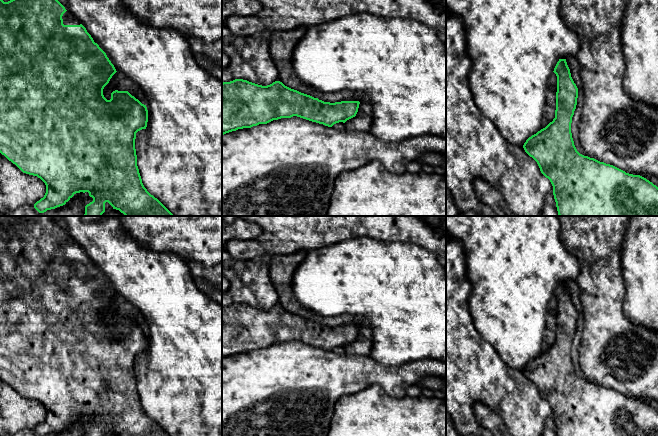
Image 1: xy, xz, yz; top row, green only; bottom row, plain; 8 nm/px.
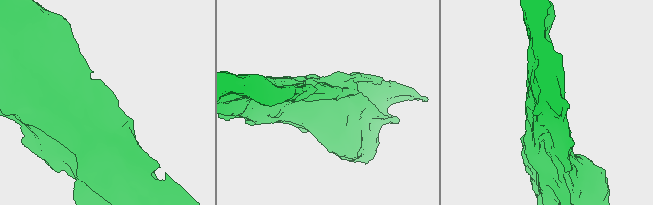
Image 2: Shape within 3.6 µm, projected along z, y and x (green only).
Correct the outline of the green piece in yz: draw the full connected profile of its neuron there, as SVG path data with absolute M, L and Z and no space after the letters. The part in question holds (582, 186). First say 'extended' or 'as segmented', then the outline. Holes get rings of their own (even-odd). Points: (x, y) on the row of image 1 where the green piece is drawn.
as segmented; M559 59L553 72L557 76L555 118L545 128L541 129L536 134L529 137L524 143L523 148L525 152L537 162L541 173L550 180L553 186L553 195L556 202L558 215L559 216L658 216L658 187L656 185L654 185L652 182L650 182L649 180L647 180L646 178L640 175L633 175L626 173L625 171L613 165L600 162L588 156L584 156L577 151L572 138L571 123L577 105L578 88L571 77L570 69L567 65L566 59Z

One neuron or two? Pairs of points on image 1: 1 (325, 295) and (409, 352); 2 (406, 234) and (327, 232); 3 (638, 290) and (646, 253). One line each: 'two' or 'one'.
1: one
2: one
3: one

